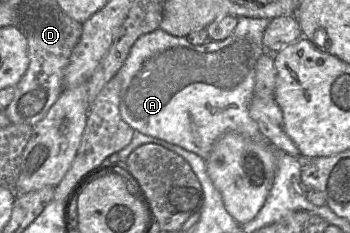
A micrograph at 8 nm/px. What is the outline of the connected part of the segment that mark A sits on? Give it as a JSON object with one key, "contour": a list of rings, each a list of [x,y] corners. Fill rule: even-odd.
{"contour":[[[238,17],[229,37],[221,41],[208,40],[201,45],[193,45],[186,37],[171,35],[160,28],[140,36],[116,73],[120,82],[119,111],[123,121],[144,135],[177,145],[205,161],[214,143],[226,132],[241,134],[273,148],[249,115],[249,104],[254,96],[255,67],[259,57],[266,52],[263,35],[270,20]]]}

